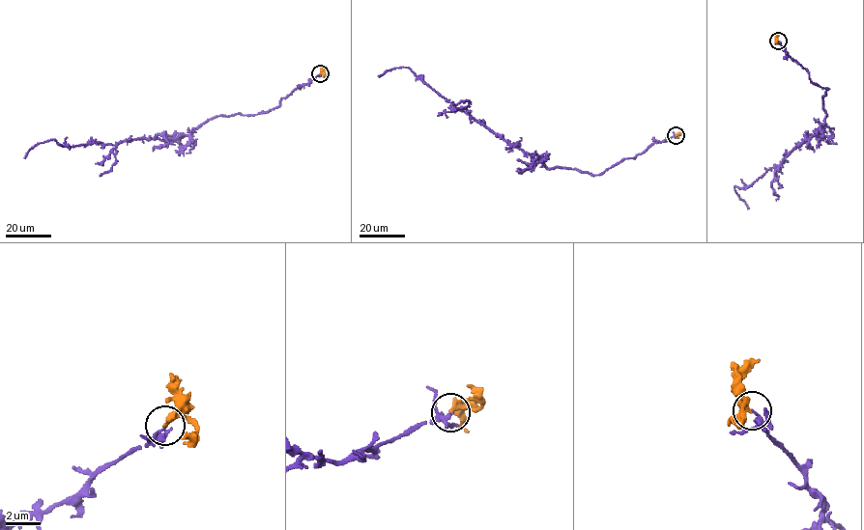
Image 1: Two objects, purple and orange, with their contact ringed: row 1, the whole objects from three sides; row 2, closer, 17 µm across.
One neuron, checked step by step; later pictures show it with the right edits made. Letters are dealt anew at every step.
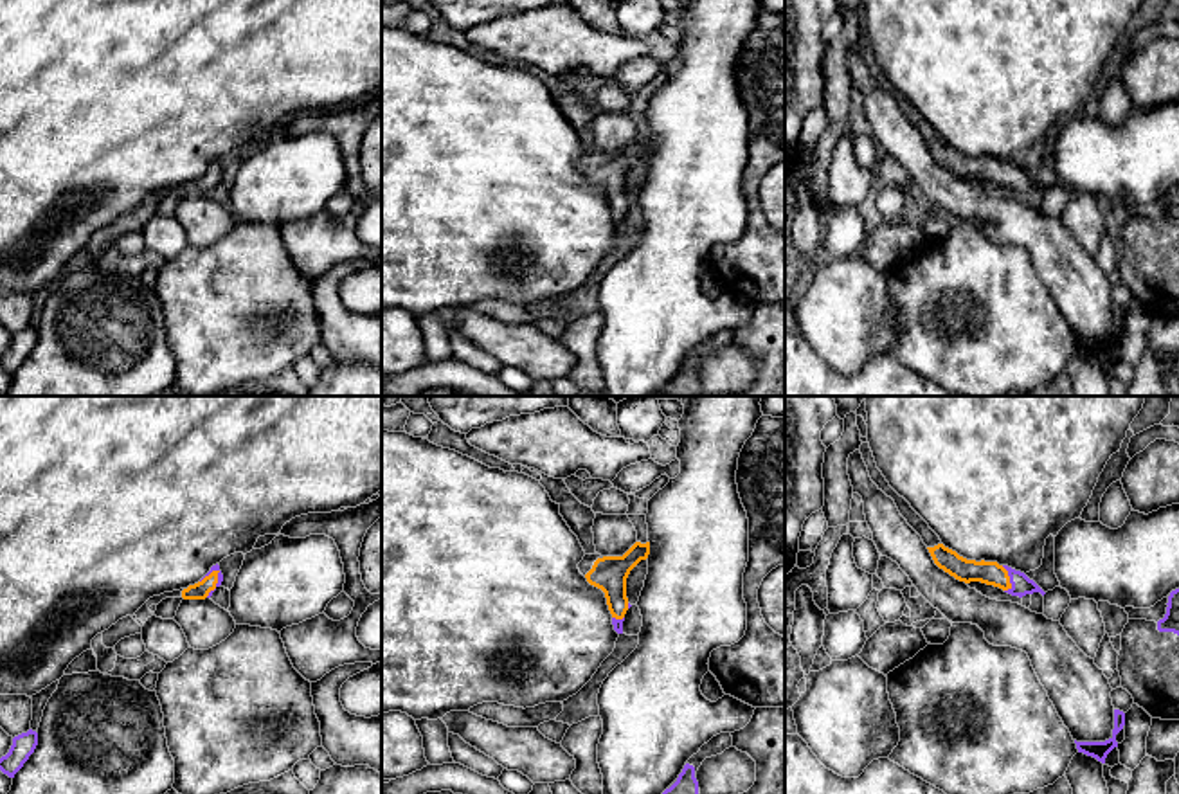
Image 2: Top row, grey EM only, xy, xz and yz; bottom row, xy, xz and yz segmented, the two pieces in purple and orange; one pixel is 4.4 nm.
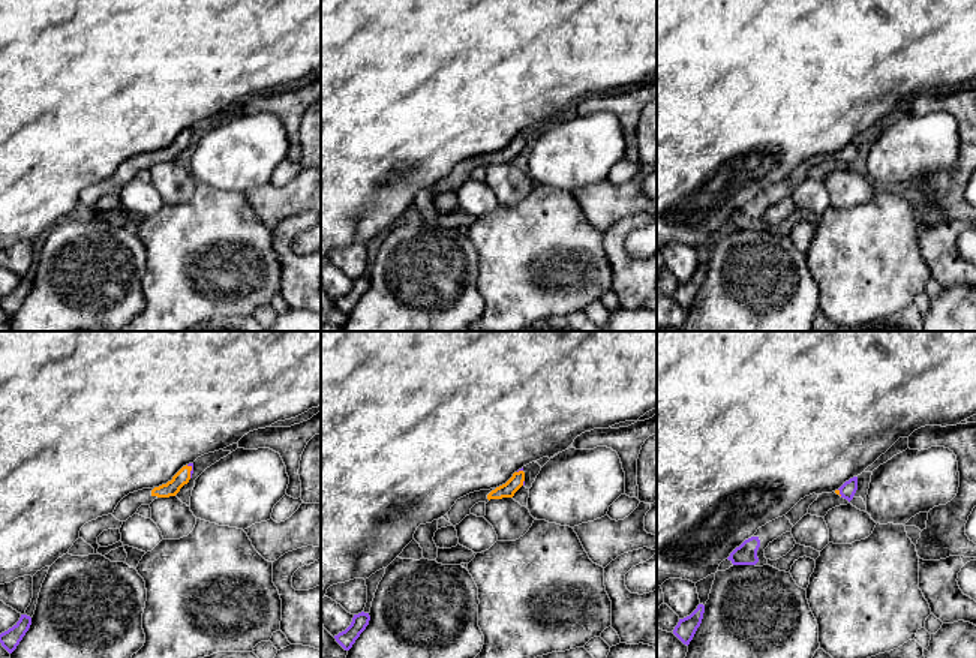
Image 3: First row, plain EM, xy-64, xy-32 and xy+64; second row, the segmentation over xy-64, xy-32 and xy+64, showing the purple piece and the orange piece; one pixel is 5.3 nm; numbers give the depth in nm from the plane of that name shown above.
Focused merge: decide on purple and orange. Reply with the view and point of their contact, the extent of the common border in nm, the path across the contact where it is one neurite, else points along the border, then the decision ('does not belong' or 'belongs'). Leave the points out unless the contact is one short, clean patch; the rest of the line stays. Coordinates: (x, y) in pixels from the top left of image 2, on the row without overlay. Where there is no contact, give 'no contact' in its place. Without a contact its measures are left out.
yz (1010, 175) | 120 nm | across yz (1021, 182), (1010, 175), (990, 170) | belongs

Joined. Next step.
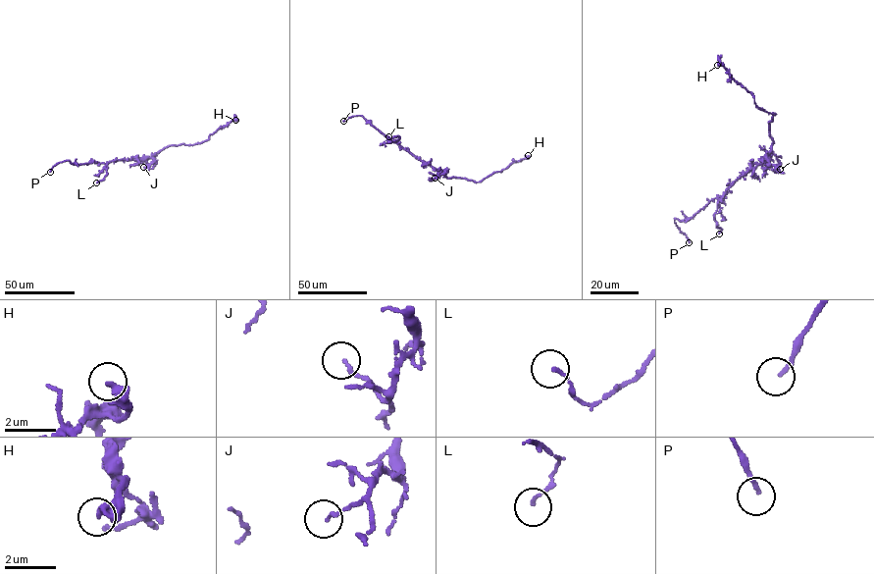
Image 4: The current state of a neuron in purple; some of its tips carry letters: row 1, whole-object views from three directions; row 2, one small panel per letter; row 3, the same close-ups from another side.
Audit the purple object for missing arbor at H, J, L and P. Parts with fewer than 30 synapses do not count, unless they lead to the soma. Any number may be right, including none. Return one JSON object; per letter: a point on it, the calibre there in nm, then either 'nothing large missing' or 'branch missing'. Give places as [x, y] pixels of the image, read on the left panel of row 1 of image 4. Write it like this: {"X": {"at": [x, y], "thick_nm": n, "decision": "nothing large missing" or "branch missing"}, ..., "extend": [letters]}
{"H": {"at": [235, 120], "thick_nm": 400, "decision": "nothing large missing"}, "J": {"at": [143, 167], "thick_nm": 130, "decision": "nothing large missing"}, "L": {"at": [96, 182], "thick_nm": 110, "decision": "nothing large missing"}, "P": {"at": [50, 172], "thick_nm": 160, "decision": "branch missing"}, "extend": ["P"]}

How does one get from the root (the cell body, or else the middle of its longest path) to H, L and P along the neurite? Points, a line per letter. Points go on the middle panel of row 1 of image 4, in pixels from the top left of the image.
H: (436, 170), (447, 178), (480, 182), (528, 155)
L: (436, 170), (403, 148), (396, 140), (398, 136), (388, 136)
P: (436, 170), (391, 141), (361, 115), (343, 121)

